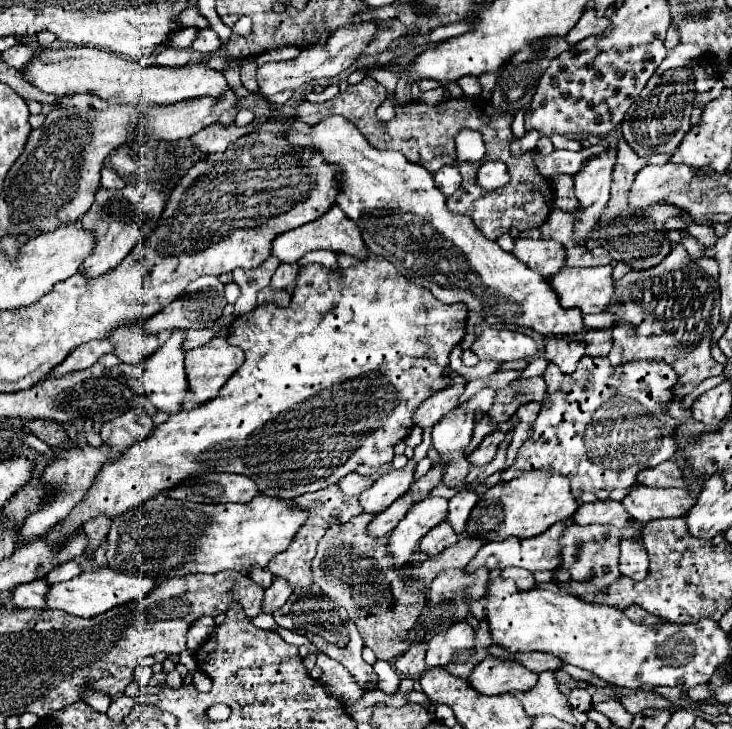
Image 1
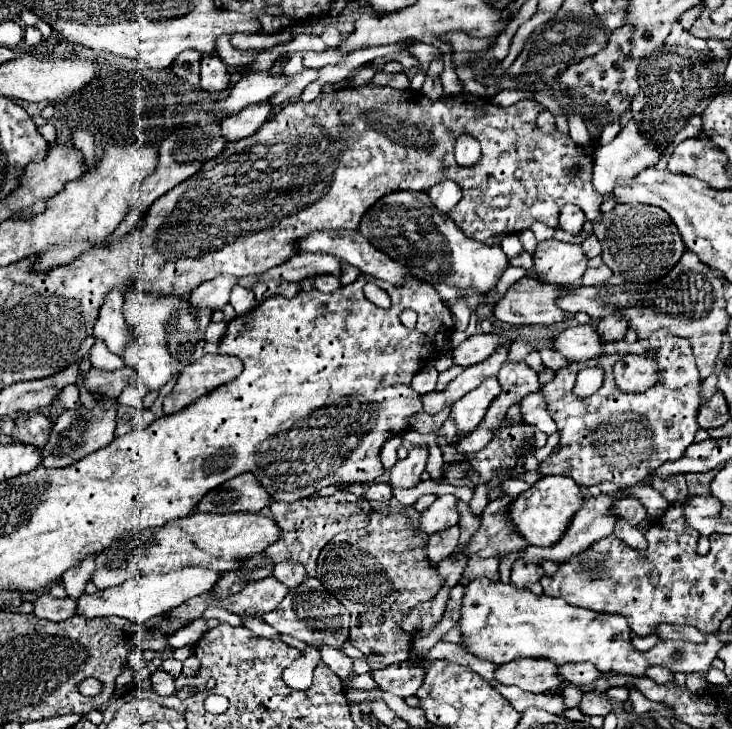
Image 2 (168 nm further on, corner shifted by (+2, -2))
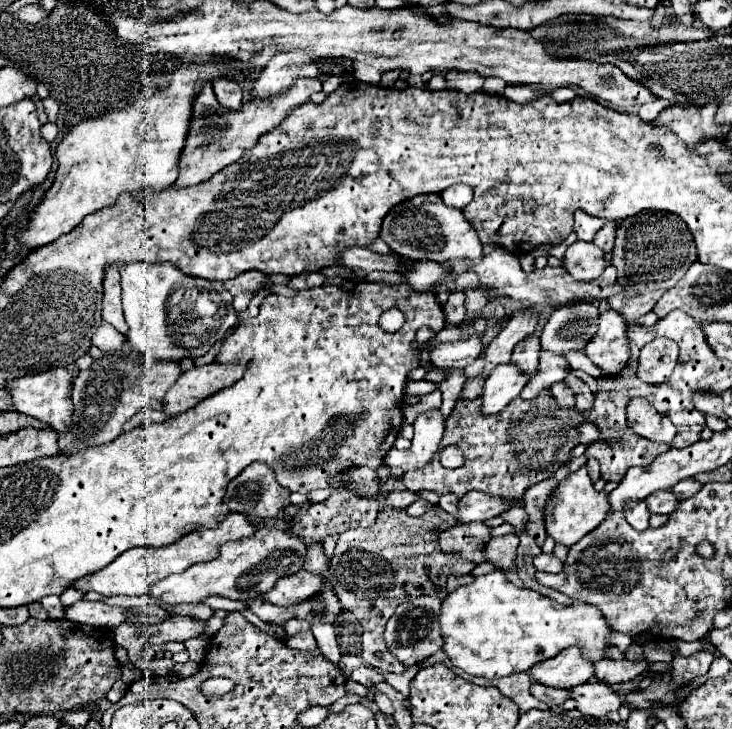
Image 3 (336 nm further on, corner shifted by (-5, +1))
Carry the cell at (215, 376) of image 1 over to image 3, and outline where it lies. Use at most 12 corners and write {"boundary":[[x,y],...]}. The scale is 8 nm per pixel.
{"boundary":[[195,366],[161,400],[169,418],[243,378],[245,366]]}

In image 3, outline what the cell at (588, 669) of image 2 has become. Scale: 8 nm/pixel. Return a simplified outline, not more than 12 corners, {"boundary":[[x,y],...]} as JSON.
{"boundary":[[599,660],[595,678],[607,684],[629,682],[647,670],[641,662]]}

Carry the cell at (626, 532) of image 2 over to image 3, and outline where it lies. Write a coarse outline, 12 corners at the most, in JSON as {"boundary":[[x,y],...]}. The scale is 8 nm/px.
{"boundary":[[645,500],[625,506],[625,518],[635,530],[649,528]]}

